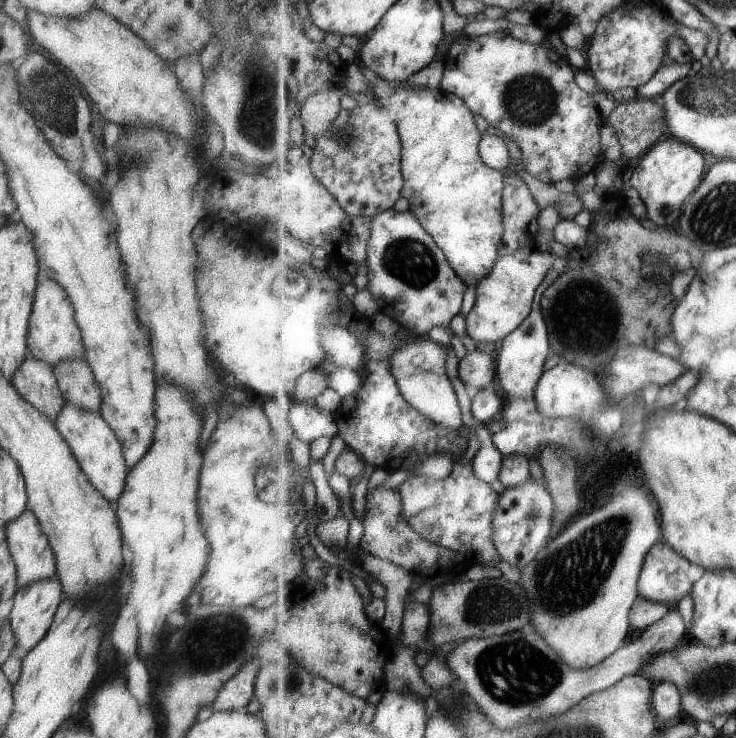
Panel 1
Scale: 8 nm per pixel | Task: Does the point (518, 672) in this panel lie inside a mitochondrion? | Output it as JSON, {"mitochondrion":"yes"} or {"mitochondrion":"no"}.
{"mitochondrion":"yes"}

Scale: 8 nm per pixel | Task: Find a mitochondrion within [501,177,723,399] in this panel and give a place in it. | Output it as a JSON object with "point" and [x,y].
{"point":[571,304]}

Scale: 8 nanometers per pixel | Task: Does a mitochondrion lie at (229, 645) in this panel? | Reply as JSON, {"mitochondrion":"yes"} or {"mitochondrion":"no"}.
{"mitochondrion":"yes"}

